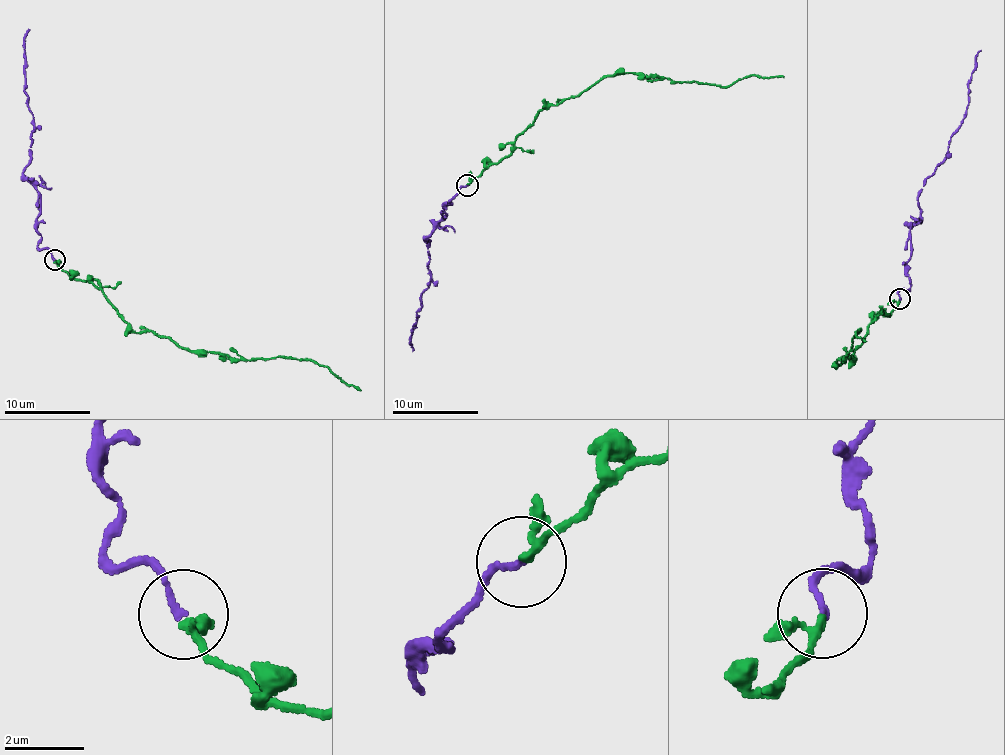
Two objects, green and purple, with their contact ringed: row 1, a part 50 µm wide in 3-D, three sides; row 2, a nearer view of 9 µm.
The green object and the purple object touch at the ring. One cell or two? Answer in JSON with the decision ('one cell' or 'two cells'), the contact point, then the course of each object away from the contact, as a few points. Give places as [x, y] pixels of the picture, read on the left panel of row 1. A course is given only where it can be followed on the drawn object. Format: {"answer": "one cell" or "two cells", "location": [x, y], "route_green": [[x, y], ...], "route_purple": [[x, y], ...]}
{"answer": "one cell", "location": [54, 259], "route_green": [[55, 260], [76, 279], [97, 282], [136, 333], [231, 358], [312, 359], [361, 390]], "route_purple": [[55, 260], [38, 245], [40, 194], [24, 175], [33, 129], [25, 90], [24, 33], [30, 29]]}

